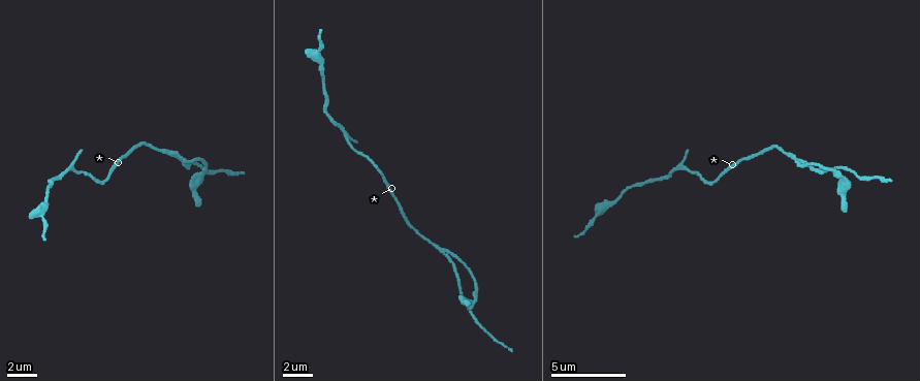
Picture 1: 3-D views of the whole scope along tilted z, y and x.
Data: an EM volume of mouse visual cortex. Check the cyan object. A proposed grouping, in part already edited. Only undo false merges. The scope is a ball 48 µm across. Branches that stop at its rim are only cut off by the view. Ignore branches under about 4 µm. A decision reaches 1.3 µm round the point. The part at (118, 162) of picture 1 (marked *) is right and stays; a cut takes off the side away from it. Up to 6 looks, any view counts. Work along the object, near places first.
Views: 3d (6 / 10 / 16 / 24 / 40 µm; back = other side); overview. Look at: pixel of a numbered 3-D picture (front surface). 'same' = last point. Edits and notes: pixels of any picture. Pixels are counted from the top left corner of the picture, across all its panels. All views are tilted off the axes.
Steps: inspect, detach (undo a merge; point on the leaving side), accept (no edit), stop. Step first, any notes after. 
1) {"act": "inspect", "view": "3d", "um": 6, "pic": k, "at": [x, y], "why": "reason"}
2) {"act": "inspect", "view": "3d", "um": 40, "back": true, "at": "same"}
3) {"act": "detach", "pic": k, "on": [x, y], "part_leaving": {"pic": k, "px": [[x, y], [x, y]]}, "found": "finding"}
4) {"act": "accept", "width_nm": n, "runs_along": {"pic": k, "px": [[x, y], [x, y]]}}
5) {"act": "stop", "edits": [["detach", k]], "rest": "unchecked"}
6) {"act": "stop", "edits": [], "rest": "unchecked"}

{"act": "inspect", "view": "3d", "um": 6, "pic": 1, "at": [783, 154], "why": "thick turns thin"}

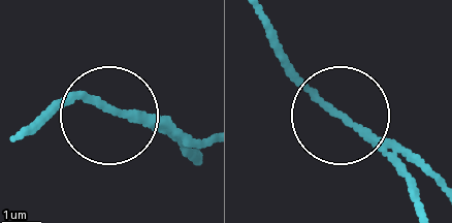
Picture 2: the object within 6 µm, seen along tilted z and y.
{"act": "inspect", "view": "3d", "um": 6, "back": true, "pic": 2, "at": [116, 111]}

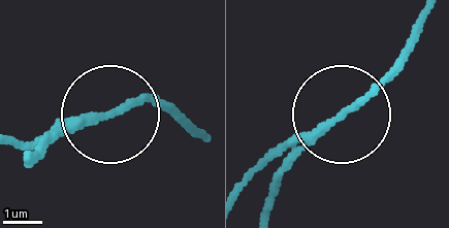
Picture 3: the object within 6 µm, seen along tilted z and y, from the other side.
{"act": "accept", "runs_along": {"pic": 3, "px": [[198, 135], [170, 115], [129, 106], [41, 135]]}, "found": "all the same neuron"}

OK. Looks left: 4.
{"act": "inspect", "view": "3d", "um": 6, "pic": 1, "at": [199, 166], "why": "four or more arms meet"}

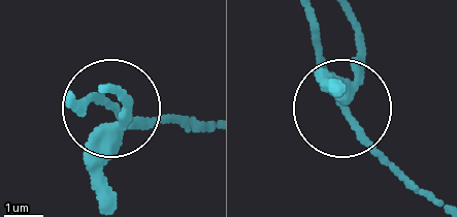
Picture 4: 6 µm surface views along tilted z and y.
{"act": "accept", "width_nm": 260, "runs_along": {"pic": 4, "px": [[68, 100], [113, 115], [103, 207]]}, "found": "continuous, no second neuron"}

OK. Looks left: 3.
{"act": "inspect", "view": "3d", "um": 16, "pic": 1, "at": [689, 170], "why": "three arms meet"}

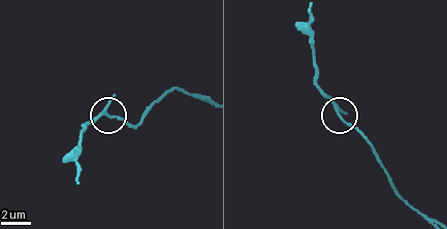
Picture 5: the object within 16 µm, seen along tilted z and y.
{"act": "accept", "arms": 3, "runs_along": {"pic": 5, "px": [[150, 108], [132, 126], [106, 116], [84, 123]]}, "found": "continuous, no second neuron"}

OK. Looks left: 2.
{"act": "stop", "edits": [], "rest": "unchecked"}

